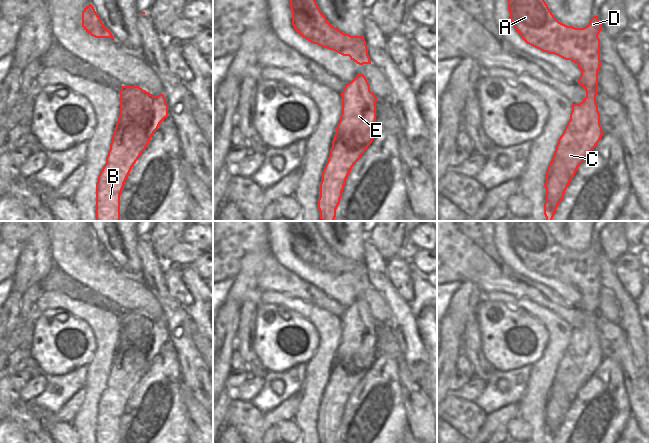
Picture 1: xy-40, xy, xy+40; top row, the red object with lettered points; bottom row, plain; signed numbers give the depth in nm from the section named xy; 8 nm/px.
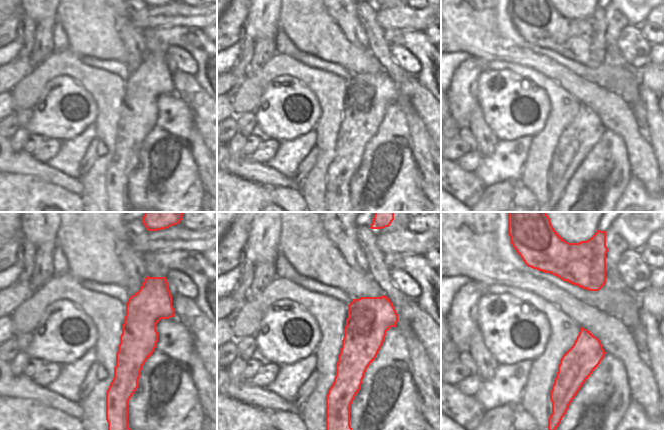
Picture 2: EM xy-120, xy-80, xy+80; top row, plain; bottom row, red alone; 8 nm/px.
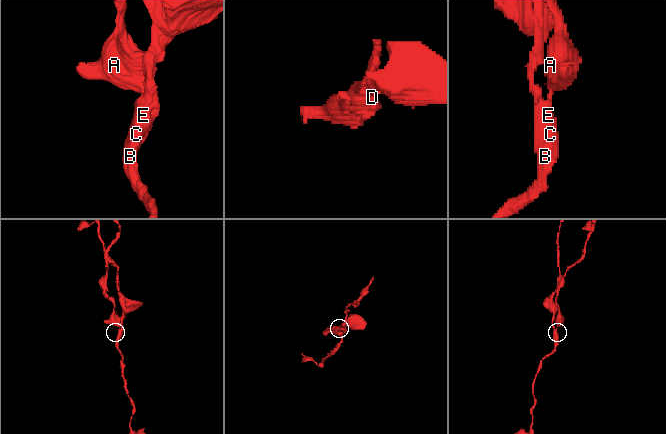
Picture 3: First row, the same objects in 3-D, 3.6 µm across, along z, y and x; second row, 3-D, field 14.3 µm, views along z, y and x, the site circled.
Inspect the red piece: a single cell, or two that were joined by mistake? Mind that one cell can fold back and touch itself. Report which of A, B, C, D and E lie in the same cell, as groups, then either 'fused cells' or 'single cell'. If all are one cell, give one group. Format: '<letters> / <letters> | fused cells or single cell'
A D / B C E | fused cells

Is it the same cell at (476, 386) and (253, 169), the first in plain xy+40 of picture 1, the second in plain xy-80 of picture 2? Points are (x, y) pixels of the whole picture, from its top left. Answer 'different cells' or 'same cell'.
different cells

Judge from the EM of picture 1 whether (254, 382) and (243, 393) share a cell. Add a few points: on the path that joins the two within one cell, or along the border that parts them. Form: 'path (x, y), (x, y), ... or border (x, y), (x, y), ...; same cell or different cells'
path (251, 385), (246, 390); same cell

